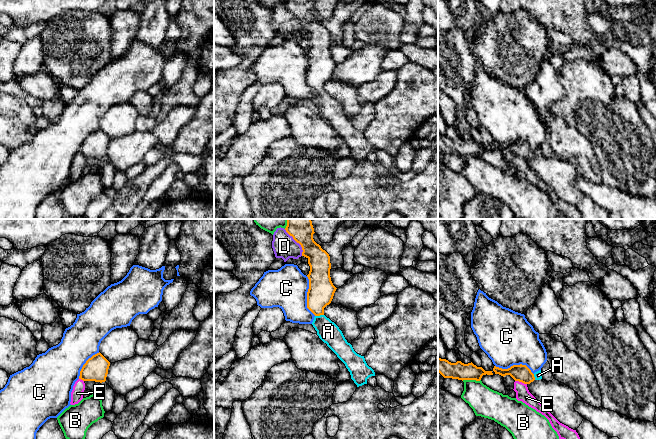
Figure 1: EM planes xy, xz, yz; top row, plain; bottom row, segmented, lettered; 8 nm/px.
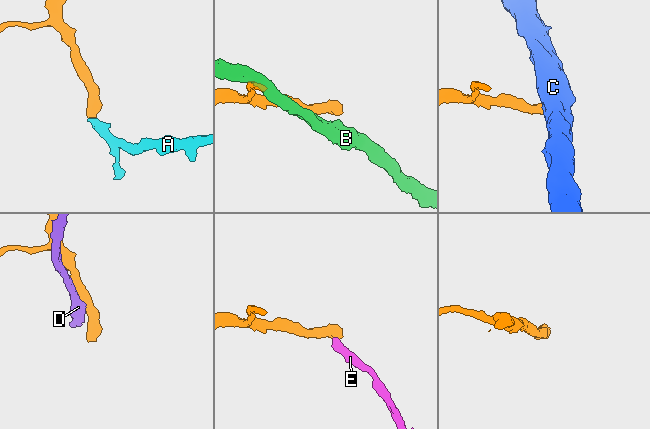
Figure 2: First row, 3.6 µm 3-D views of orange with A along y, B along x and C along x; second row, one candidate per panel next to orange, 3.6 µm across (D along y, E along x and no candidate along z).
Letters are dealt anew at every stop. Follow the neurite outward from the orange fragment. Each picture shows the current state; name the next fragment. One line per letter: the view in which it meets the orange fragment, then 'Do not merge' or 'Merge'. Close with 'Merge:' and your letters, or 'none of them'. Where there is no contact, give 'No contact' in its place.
A: Touches orange in xz. Merge
B: Touches orange in yz. Do not merge
C: Touches orange in xz. Do not merge
D: Touches orange in xz. Do not merge
E: Touches orange in yz. Do not merge
Merge: A

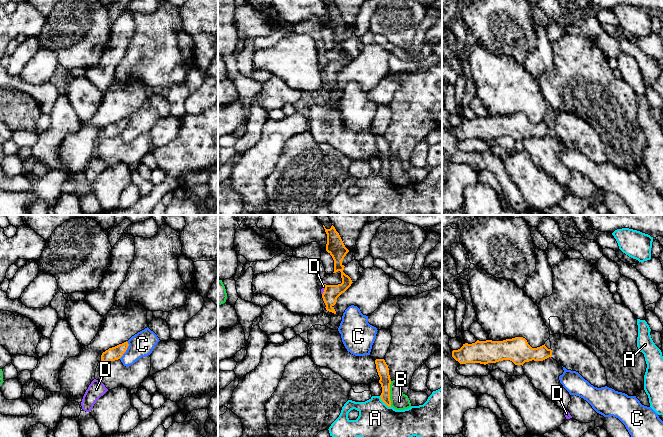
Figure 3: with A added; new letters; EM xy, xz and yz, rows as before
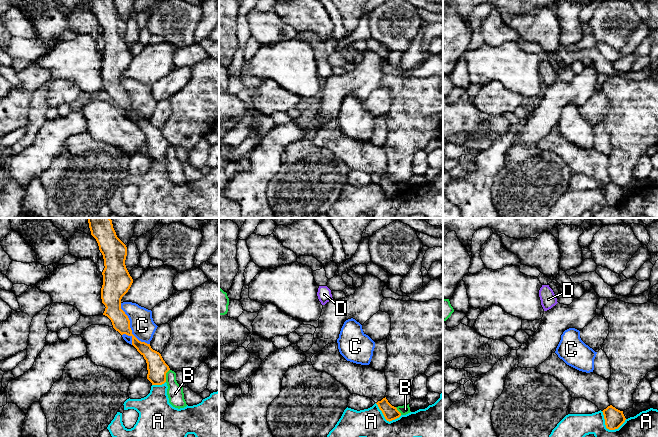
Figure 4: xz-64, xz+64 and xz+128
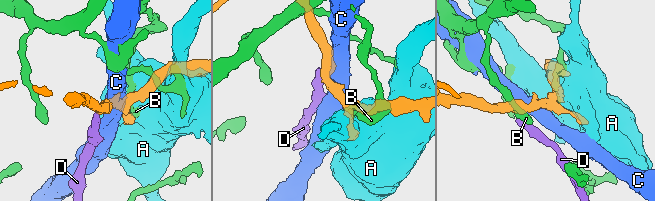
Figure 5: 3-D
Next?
A: Touches orange in xz. Do not merge
B: Touches orange in xz. Do not merge
C: Touches orange in xy. Do not merge
D: Touches orange in xz. Do not merge
Merge: none of them

